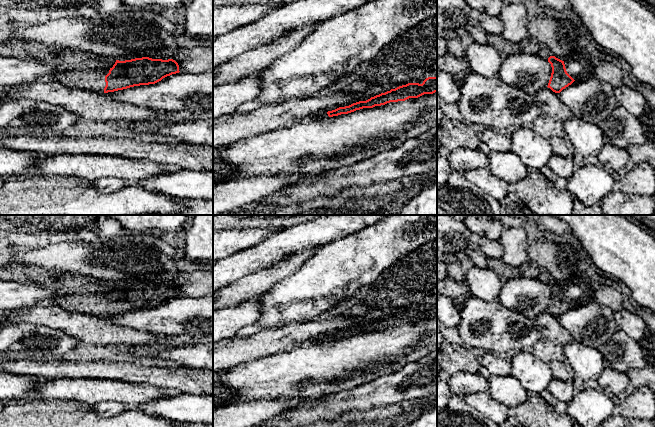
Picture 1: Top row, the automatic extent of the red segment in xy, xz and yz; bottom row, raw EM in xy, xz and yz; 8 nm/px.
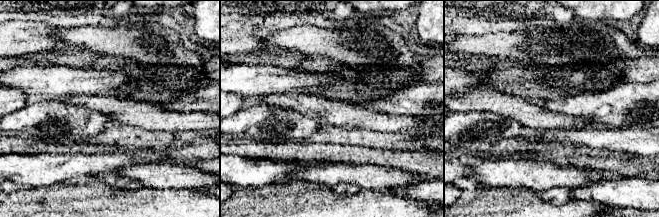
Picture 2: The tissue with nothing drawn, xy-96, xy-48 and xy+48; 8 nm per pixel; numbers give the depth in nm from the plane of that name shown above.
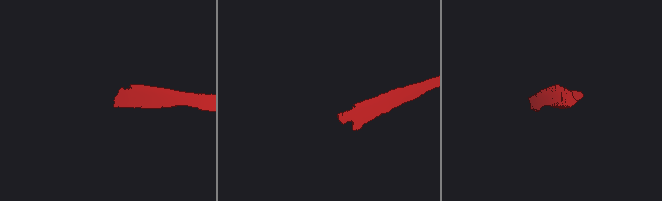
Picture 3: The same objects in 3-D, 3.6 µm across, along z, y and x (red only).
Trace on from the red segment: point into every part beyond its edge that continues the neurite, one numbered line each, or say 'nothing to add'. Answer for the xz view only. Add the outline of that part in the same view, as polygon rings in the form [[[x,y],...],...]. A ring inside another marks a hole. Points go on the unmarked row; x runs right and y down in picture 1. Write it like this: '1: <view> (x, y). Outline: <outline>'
1: xz (324, 339). Outline: [[[323,336],[323,337],[315,340],[315,341],[313,341],[313,342],[311,342],[311,343],[313,343],[313,344],[321,344],[321,343],[326,343],[326,342],[328,342],[328,341],[329,341],[329,340],[328,340],[327,336]]]

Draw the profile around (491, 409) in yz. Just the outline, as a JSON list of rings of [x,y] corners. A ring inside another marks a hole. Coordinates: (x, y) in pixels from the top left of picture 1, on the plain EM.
[[[478,392],[462,397],[464,402],[475,408],[486,419],[497,424],[505,422],[512,413],[512,408],[494,400],[488,392]]]

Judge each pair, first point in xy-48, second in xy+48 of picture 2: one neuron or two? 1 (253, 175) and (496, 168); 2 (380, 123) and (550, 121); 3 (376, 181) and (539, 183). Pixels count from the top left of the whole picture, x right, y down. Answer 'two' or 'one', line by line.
1: two
2: one
3: one

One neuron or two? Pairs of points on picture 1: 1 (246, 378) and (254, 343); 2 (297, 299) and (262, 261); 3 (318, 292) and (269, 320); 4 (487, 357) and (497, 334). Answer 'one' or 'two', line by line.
1: two
2: two
3: one
4: two

